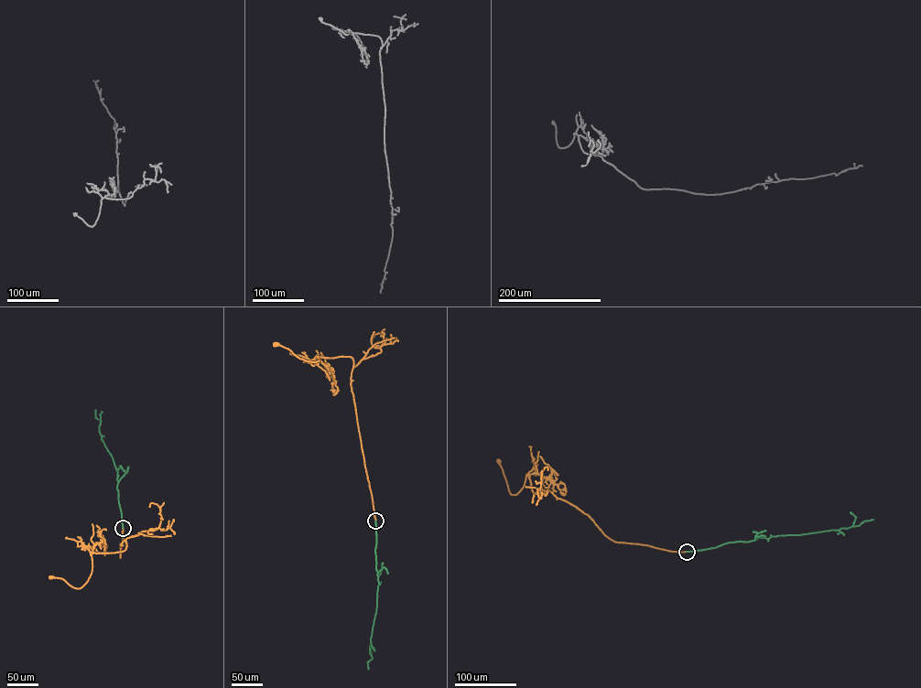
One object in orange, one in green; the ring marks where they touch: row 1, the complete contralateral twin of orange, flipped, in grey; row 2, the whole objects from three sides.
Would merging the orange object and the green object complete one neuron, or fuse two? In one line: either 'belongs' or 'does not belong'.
belongs

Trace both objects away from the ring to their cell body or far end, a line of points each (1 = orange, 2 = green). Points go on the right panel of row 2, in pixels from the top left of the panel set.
1: (687, 552), (613, 541), (587, 514), (550, 491), (533, 492), (526, 475), (521, 489), (511, 494), (499, 460)
2: (687, 552), (761, 537), (839, 530), (873, 519)

